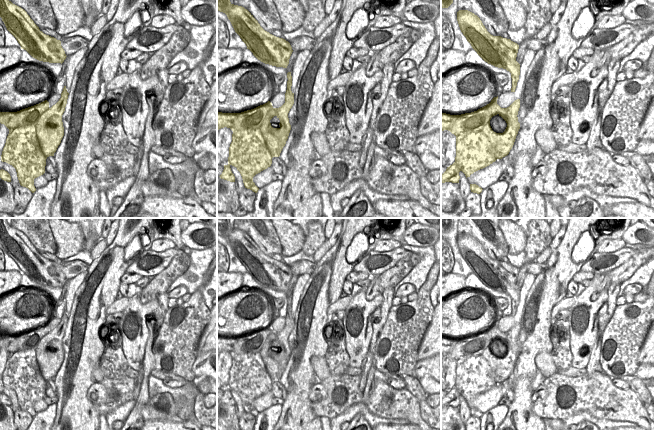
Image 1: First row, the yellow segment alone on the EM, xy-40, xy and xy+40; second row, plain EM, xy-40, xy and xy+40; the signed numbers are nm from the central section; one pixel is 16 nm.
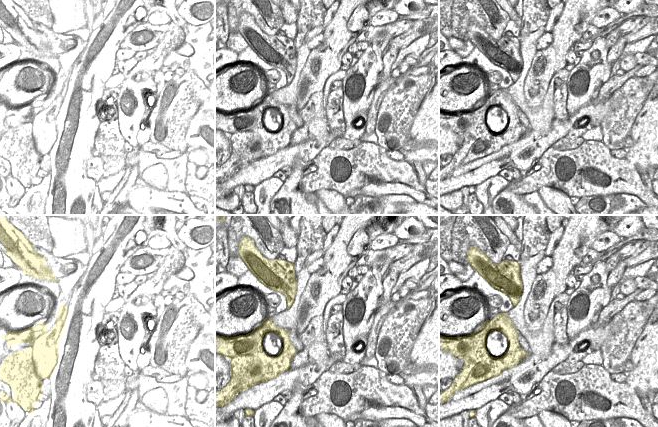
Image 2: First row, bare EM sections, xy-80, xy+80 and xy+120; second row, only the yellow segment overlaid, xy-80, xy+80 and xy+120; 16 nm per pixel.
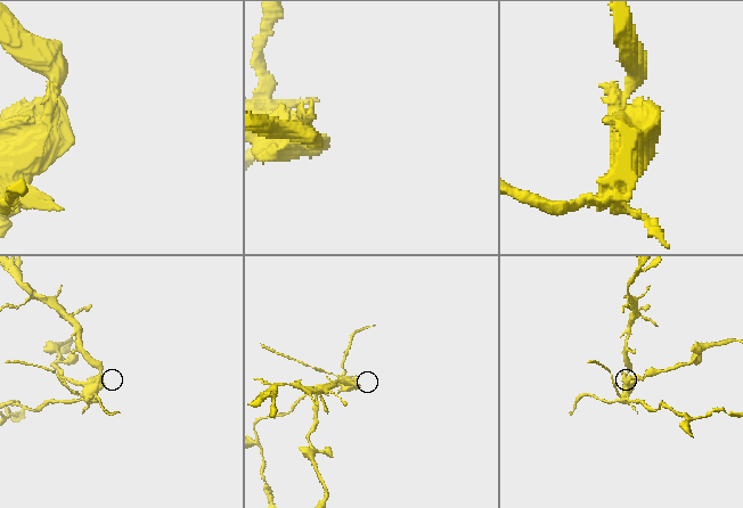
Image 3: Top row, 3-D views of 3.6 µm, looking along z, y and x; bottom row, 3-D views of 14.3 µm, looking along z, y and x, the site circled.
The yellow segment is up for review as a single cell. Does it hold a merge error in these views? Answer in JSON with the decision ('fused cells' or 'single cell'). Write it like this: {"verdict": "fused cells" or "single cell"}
{"verdict": "fused cells"}

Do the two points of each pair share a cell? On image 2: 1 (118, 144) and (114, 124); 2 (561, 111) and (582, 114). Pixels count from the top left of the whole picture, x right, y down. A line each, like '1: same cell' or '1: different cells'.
1: same cell
2: different cells

